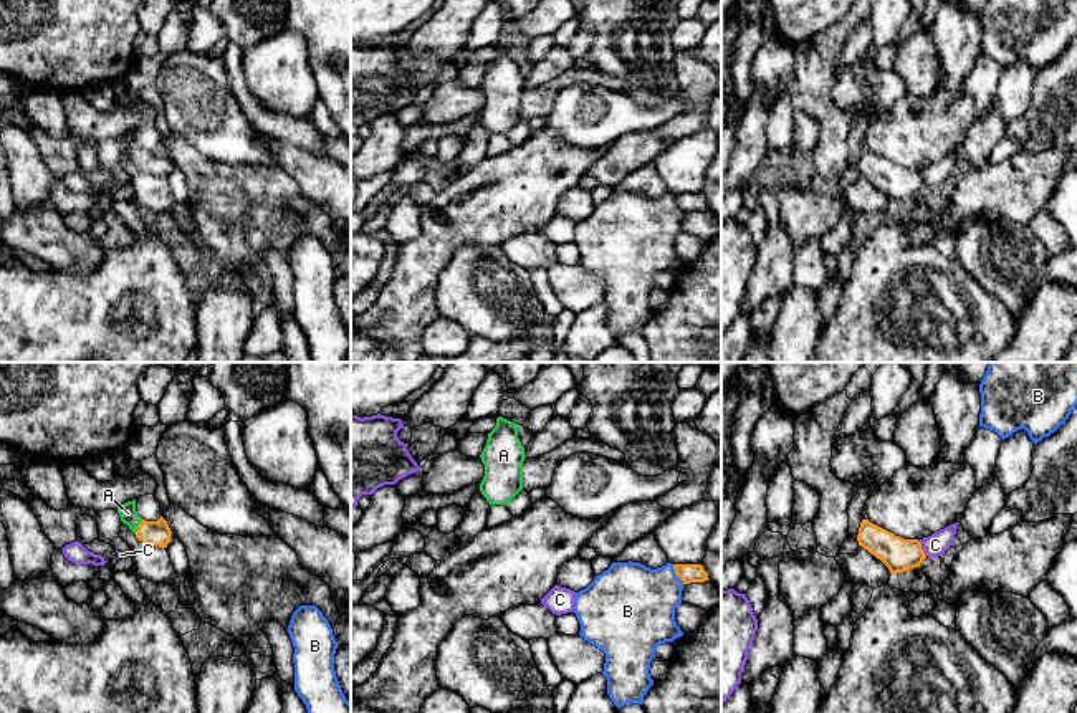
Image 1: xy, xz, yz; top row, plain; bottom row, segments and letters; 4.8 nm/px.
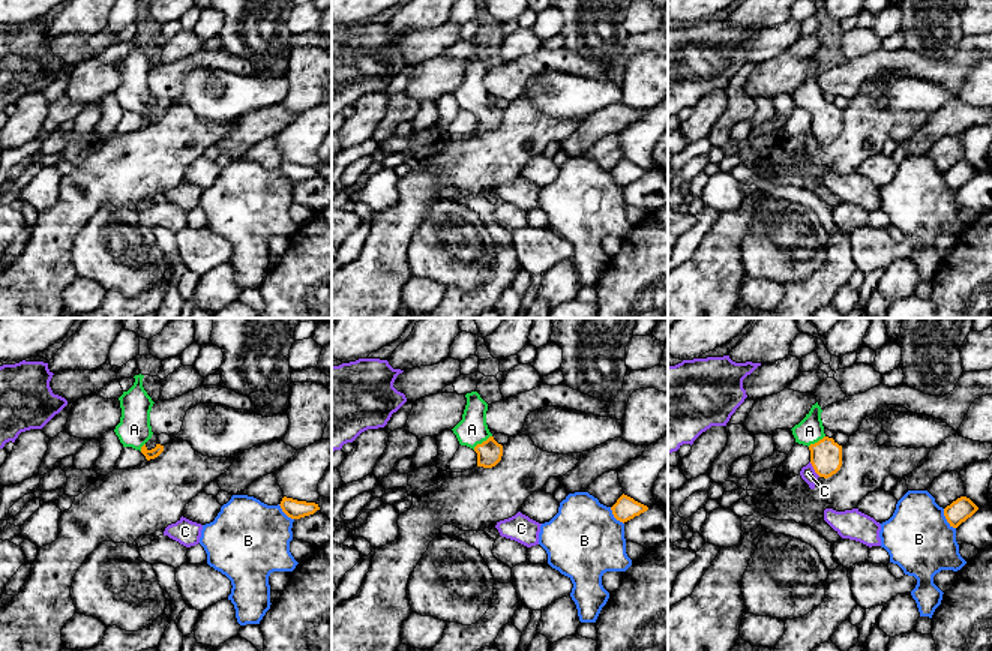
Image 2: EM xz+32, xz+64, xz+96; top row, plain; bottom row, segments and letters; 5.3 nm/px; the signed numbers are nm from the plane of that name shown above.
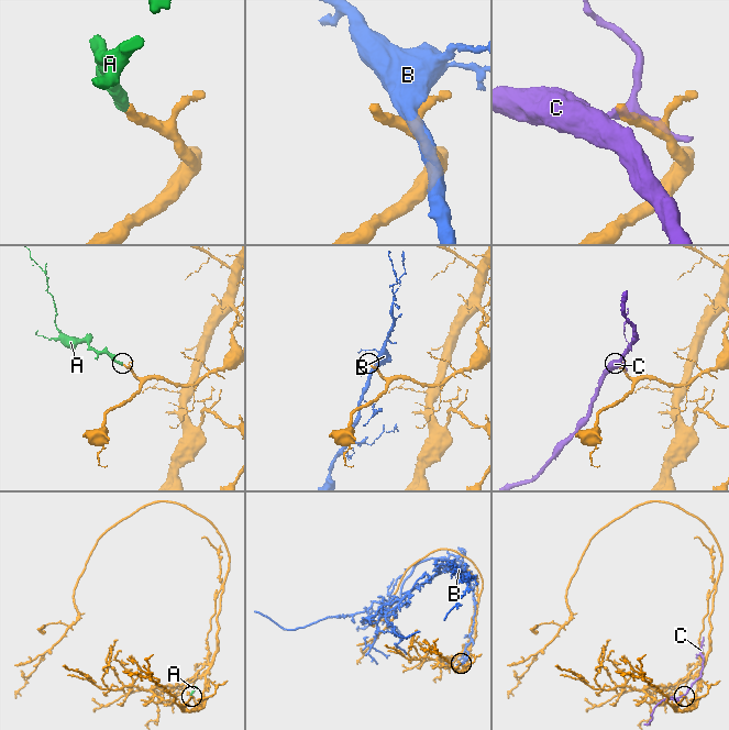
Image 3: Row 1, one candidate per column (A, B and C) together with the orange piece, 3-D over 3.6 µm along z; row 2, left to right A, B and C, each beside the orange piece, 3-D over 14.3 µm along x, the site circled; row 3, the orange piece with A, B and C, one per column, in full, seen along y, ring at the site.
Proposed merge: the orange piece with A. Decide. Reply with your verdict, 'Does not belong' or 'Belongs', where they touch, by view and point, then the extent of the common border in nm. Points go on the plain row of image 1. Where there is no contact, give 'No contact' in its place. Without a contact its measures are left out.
Belongs. Touches orange at xy (139, 156). Shared border 80 nm

